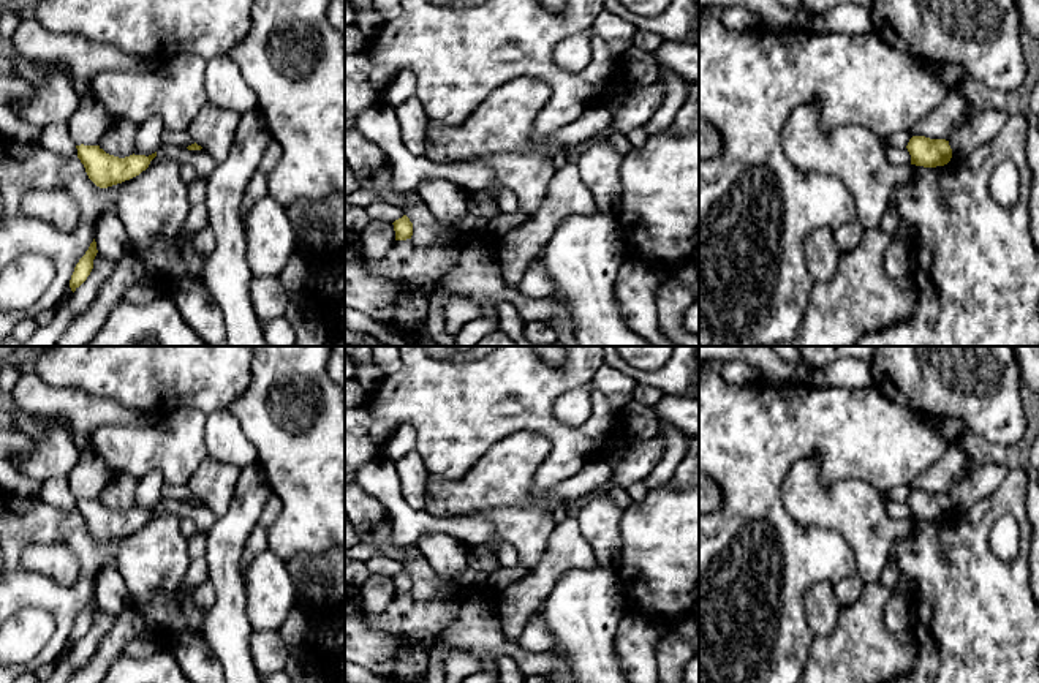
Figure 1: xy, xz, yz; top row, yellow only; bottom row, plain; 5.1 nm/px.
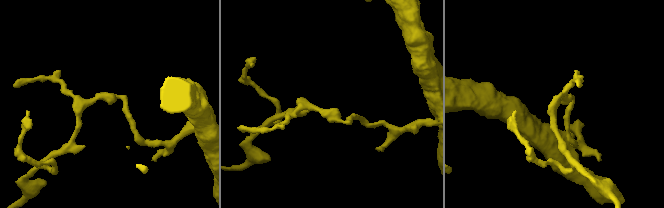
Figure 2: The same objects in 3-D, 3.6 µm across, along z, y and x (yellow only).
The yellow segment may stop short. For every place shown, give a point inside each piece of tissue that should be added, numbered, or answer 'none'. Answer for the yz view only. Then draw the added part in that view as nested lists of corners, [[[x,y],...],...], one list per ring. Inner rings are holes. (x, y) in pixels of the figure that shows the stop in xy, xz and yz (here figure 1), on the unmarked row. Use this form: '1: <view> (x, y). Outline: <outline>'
none

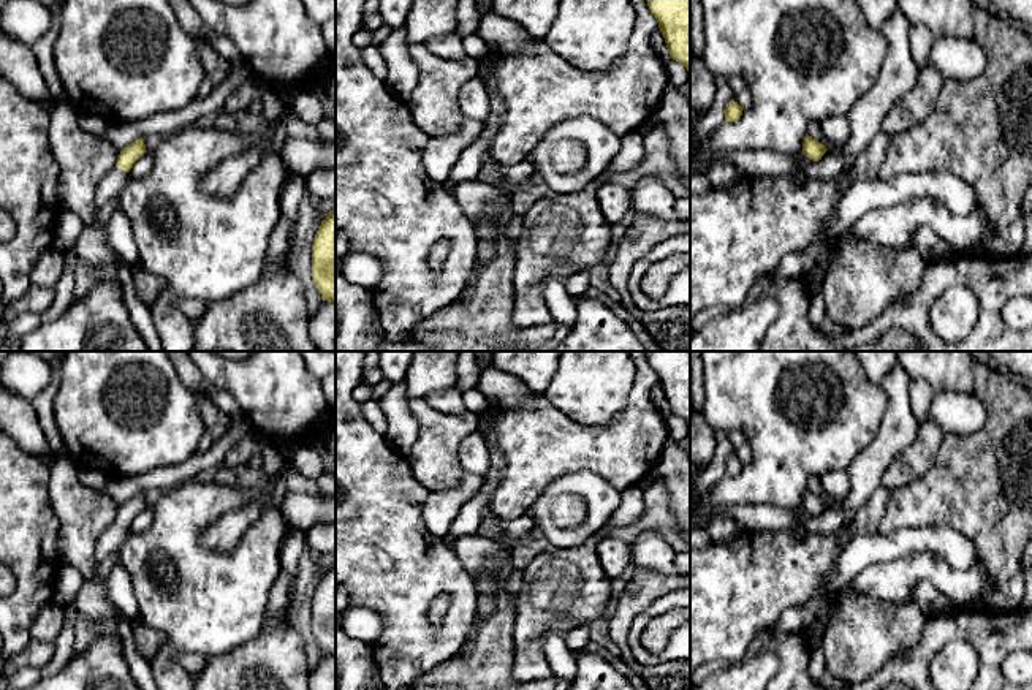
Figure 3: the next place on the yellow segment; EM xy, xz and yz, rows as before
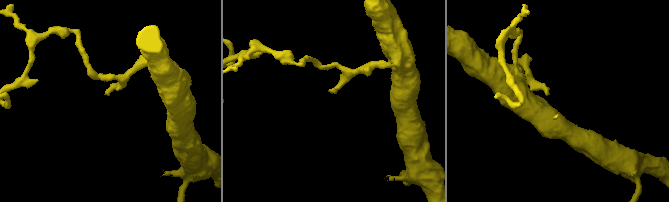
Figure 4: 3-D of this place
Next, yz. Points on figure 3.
none

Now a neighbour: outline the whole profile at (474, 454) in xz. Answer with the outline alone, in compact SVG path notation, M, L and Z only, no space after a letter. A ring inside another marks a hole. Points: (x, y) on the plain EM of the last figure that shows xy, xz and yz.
M472 432L459 443L457 457L465 473L484 476L489 472L489 445L478 432Z

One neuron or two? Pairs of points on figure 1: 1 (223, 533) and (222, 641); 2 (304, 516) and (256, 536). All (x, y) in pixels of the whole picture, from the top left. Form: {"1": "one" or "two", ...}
{"1": "one", "2": "two"}

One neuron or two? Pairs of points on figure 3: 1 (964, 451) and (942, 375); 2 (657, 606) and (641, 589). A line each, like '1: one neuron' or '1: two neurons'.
1: two neurons
2: two neurons

